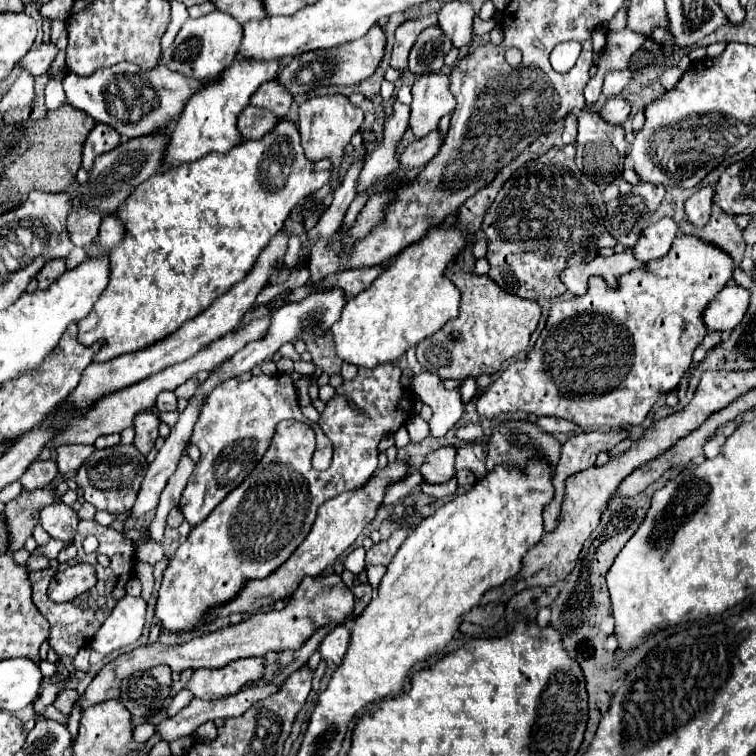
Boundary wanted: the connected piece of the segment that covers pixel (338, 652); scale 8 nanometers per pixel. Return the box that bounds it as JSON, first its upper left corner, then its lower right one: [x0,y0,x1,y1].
[319,625,349,665]

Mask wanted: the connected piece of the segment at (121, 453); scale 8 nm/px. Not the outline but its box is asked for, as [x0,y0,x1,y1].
[75,445,147,513]

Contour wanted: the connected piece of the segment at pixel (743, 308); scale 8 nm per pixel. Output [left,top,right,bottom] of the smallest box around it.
[703,285,751,331]

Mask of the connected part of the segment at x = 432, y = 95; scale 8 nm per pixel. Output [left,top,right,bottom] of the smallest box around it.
[409,73,455,139]

